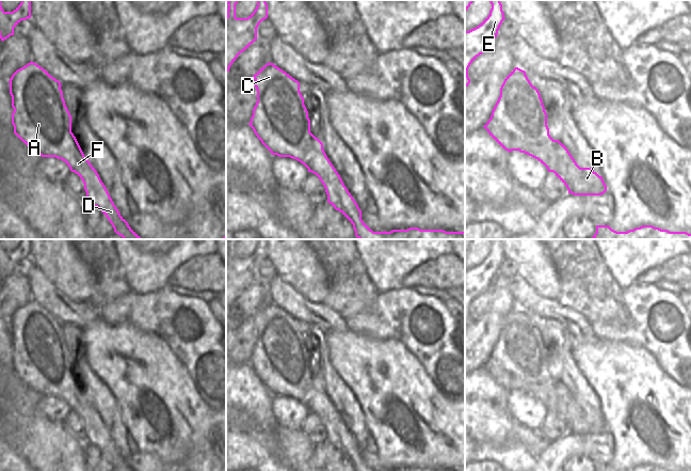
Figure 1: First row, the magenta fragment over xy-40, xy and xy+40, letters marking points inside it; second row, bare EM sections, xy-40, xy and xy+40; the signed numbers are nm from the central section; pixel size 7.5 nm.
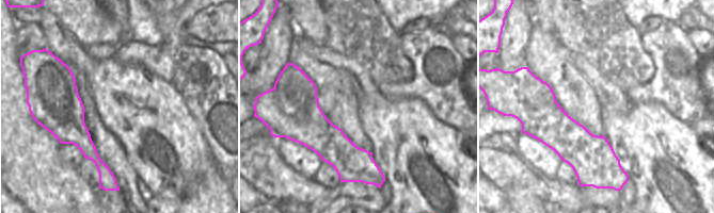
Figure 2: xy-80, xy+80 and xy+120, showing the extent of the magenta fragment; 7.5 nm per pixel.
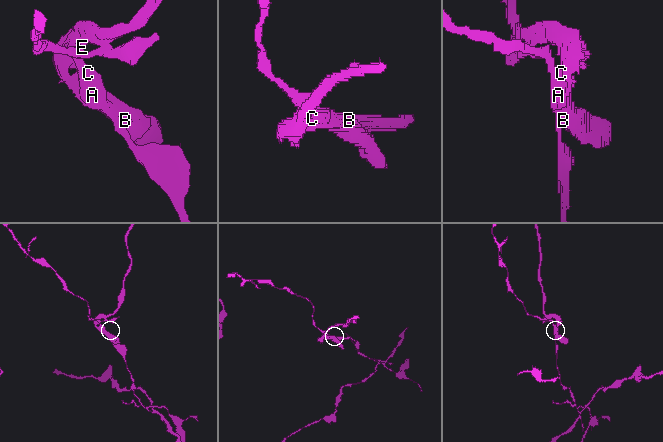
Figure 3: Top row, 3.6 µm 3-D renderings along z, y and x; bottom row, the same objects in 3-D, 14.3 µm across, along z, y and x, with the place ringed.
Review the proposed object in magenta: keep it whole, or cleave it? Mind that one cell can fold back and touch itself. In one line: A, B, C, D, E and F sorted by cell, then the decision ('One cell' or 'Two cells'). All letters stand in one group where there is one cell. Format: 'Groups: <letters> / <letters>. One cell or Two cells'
Groups: A C D F / B E. Two cells

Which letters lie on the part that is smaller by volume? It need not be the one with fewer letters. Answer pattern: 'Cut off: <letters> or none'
Cut off: B, E

